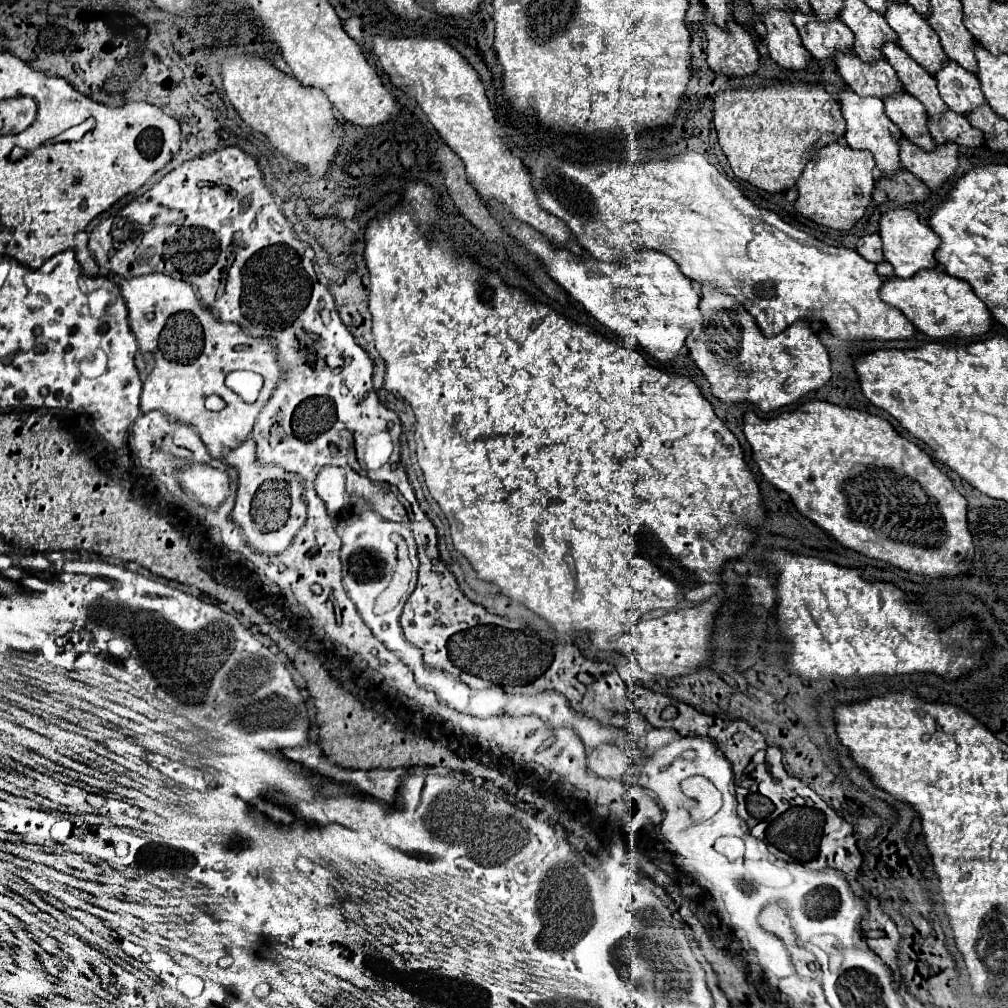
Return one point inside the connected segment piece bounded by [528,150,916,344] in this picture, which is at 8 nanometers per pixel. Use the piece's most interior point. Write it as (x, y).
(683, 207)

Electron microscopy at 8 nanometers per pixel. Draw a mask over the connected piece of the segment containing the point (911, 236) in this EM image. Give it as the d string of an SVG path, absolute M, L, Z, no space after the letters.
M900 208L884 214L880 220L880 238L884 244L884 258L894 266L898 278L912 278L914 272L938 266L934 252L940 246L940 238L932 232L930 226L922 224L912 210Z

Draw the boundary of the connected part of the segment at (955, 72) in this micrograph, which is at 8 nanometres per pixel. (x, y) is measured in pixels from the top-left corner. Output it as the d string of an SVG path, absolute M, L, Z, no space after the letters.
M952 60L936 74L936 82L942 100L952 112L966 116L966 112L974 112L974 108L986 104L978 78Z

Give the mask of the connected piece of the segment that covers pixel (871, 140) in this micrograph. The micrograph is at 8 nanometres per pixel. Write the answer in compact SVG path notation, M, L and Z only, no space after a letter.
M844 88L840 92L840 104L842 104L842 116L846 118L846 144L856 150L868 150L872 152L878 170L884 178L892 178L896 172L902 170L900 158L898 158L898 140L902 138L902 132L888 116L884 114L884 104L880 98L874 96L858 96L852 90Z

